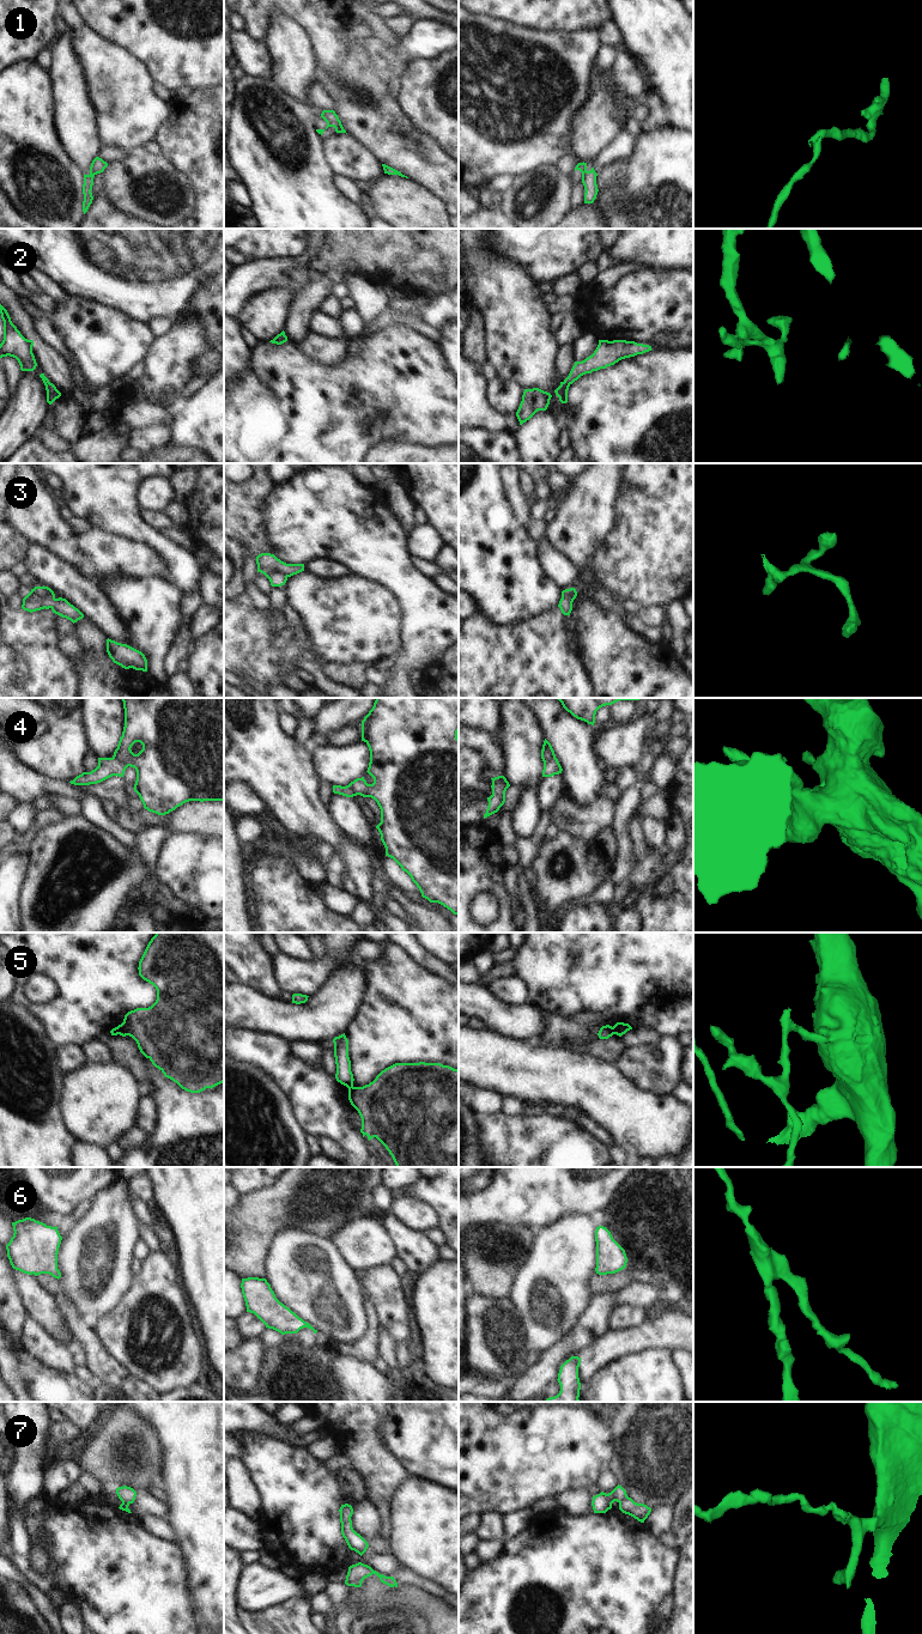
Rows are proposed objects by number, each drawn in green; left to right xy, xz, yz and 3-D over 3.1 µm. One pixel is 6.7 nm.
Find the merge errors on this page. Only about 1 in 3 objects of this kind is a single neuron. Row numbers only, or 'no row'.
1, 4, 5, 7

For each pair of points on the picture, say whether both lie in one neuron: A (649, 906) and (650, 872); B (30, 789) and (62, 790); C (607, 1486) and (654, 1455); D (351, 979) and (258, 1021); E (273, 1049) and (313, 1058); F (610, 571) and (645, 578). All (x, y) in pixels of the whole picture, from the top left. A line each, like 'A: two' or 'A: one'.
A: two
B: one
C: two
D: one
E: two
F: one

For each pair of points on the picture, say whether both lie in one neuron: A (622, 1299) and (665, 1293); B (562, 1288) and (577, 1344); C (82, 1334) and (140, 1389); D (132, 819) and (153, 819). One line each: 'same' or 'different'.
A: same
B: different
C: same
D: same

